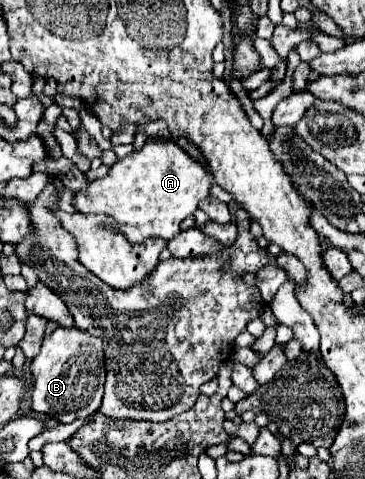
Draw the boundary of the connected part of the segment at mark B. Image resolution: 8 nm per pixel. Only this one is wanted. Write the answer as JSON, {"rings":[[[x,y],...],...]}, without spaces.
{"rings":[[[58,326],[50,336],[44,338],[40,354],[32,360],[32,376],[34,412],[54,416],[64,424],[94,414],[102,404],[106,382],[104,348],[100,338],[76,330],[76,326]]]}

